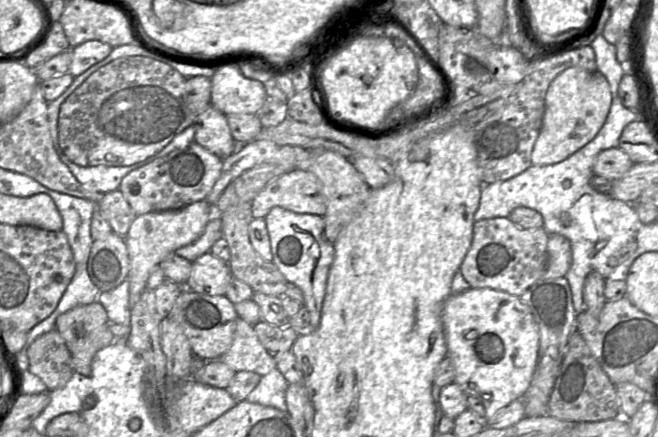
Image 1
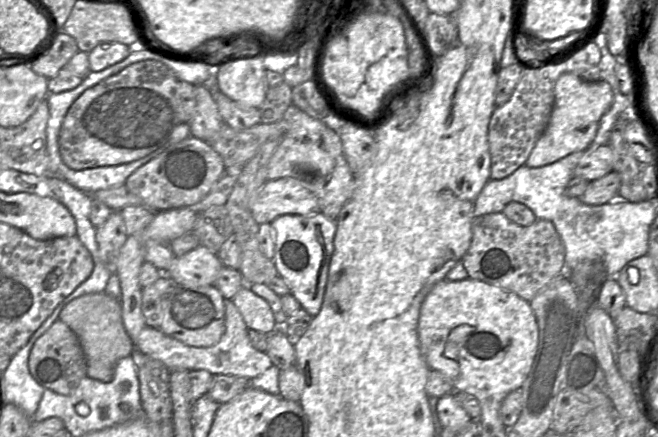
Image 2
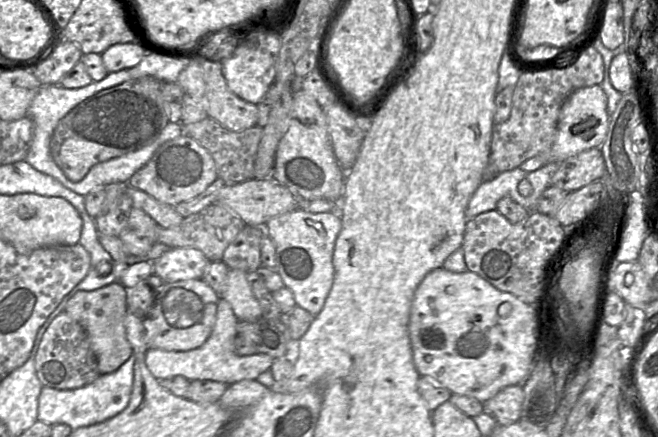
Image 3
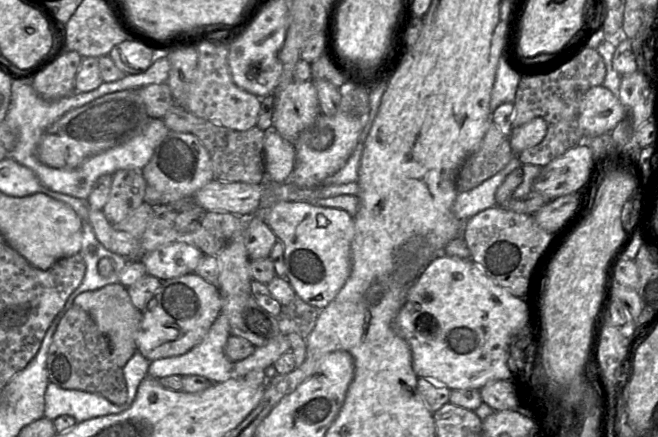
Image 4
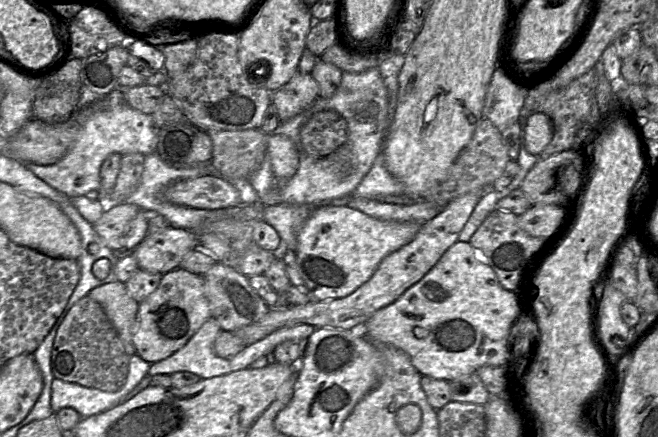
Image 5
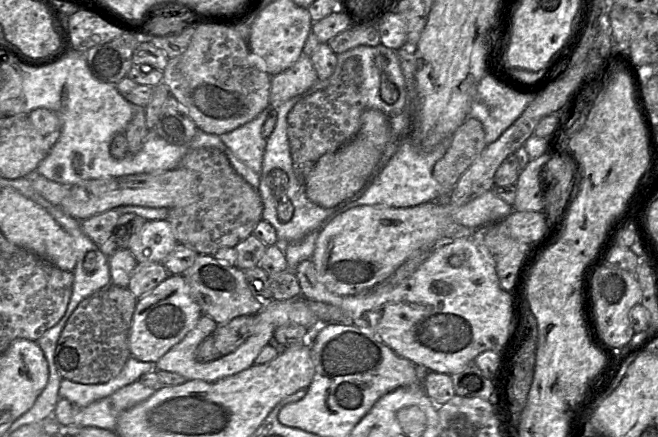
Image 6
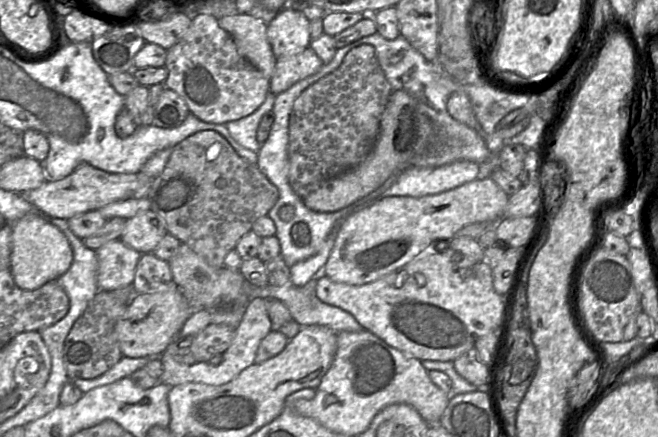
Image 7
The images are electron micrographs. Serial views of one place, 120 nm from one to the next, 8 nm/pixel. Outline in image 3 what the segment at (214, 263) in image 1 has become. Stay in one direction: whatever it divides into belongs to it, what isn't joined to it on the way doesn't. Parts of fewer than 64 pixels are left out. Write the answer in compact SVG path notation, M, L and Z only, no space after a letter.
M175 247L155 259L153 271L164 282L202 279L211 261L199 249Z

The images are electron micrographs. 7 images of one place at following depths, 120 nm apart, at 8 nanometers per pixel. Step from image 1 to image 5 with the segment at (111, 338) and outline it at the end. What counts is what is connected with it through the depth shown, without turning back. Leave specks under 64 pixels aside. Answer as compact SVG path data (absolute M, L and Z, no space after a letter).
M115 280L92 289L87 296L101 305L126 353L129 356L136 354L133 334L139 302L128 294L125 283Z

